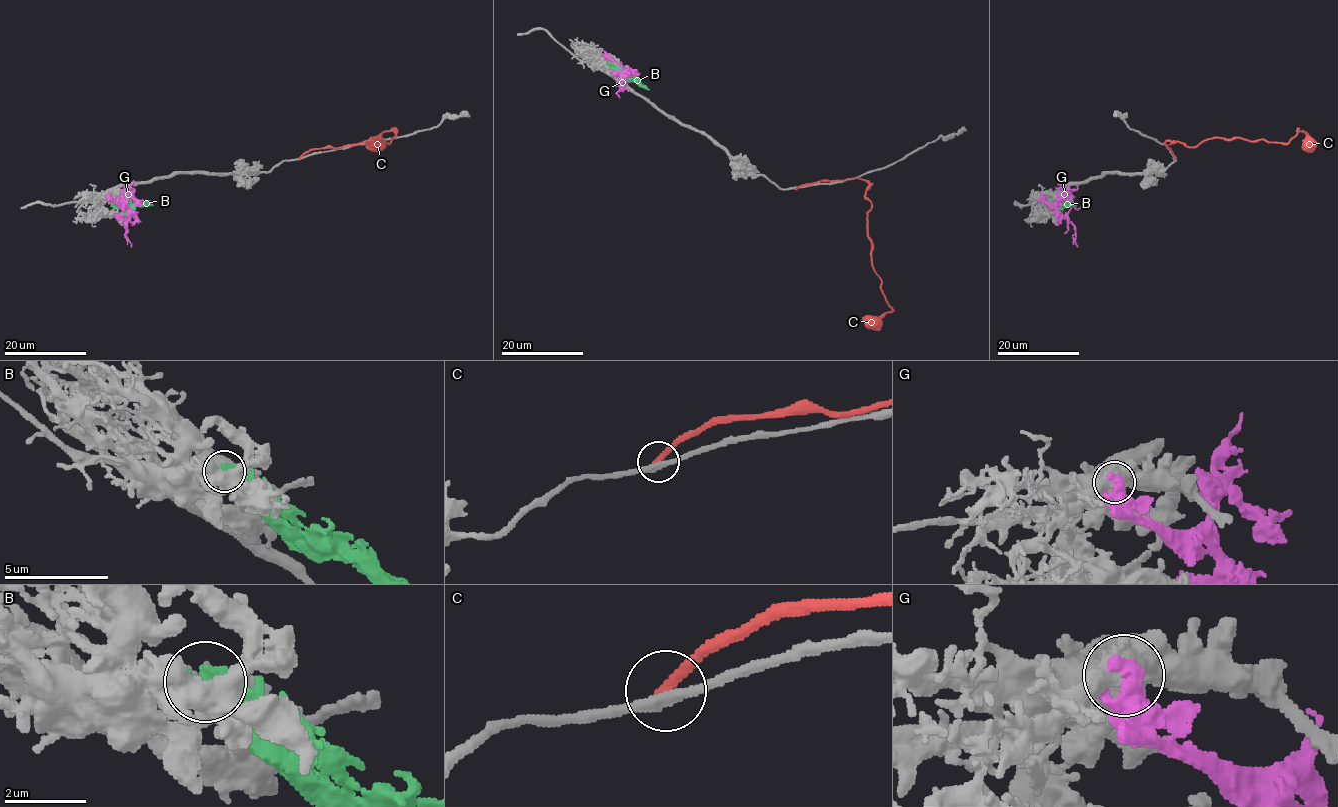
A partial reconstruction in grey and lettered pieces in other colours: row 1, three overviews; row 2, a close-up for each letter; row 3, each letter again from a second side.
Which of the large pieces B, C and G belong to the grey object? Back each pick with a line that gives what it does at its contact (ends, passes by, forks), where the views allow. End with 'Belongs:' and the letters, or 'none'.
Belongs: none

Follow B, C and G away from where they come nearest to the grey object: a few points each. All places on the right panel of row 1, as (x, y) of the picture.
B: (1051, 208), (1075, 205)
C: (1174, 157), (1166, 141), (1189, 147), (1222, 138), (1287, 143), (1299, 131), (1314, 146), (1312, 151)
G: (1042, 194), (1072, 224), (1077, 247)

